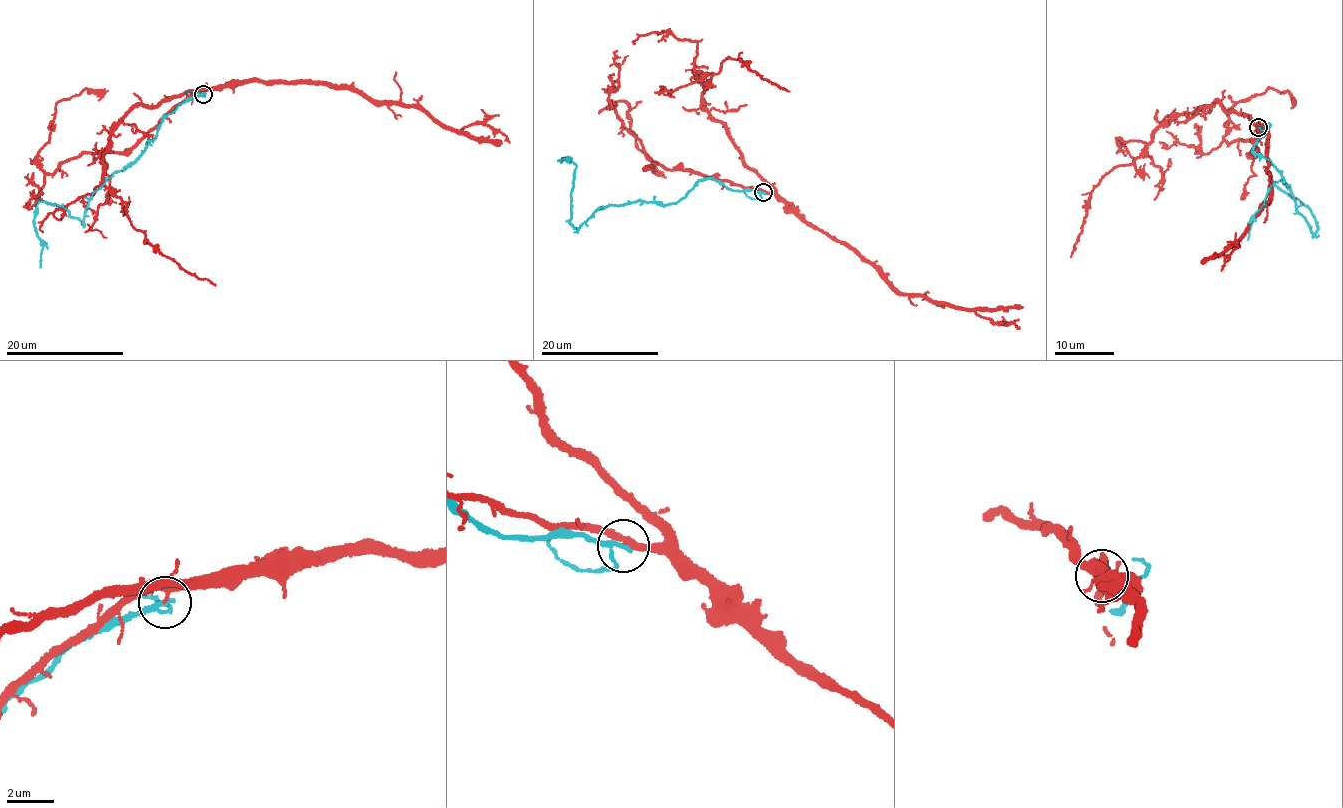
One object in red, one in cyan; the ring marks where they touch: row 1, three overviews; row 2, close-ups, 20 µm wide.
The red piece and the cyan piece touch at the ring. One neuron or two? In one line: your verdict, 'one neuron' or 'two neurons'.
two neurons

